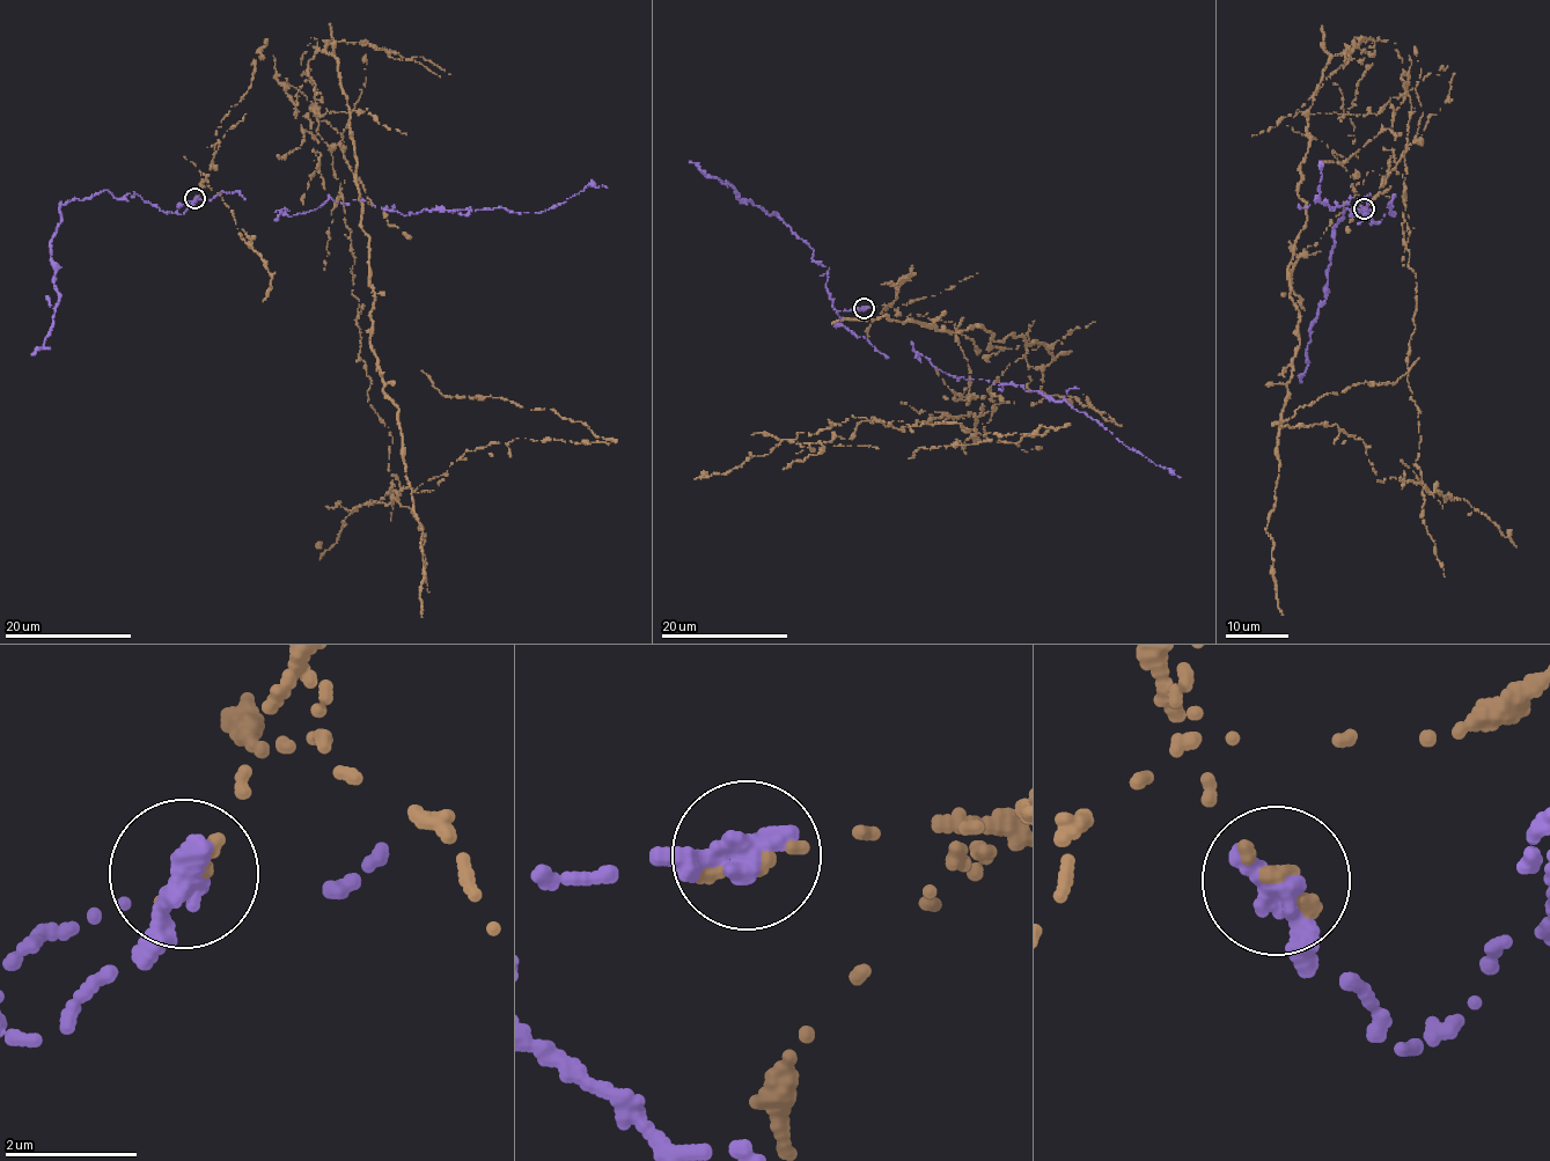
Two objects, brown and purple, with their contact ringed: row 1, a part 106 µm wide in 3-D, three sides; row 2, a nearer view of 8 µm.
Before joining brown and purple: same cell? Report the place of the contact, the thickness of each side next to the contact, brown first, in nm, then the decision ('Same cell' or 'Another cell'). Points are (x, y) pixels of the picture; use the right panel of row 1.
Place: (1364, 208). Thickness 240 nm (brown) against 500 nm. Another cell

